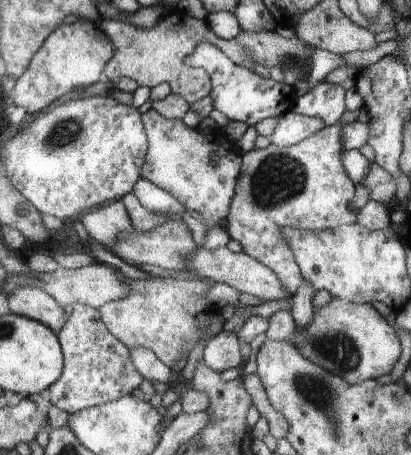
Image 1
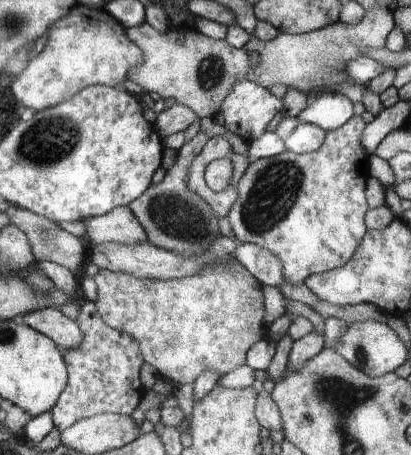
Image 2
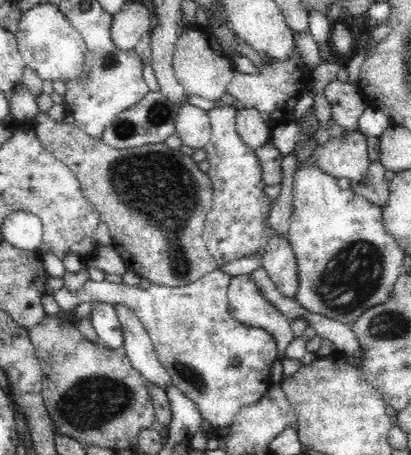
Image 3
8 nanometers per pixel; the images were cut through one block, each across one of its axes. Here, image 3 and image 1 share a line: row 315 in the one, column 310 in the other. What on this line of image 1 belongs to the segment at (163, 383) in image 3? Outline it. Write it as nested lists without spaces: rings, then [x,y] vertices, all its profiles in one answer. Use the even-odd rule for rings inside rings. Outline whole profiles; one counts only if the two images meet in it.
[[[285,112],[277,116],[277,126],[271,132],[269,140],[271,140],[271,146],[275,148],[289,148],[299,144],[301,140],[307,140],[309,136],[313,136],[323,128],[325,128],[325,122],[321,118],[307,118],[295,112]]]

